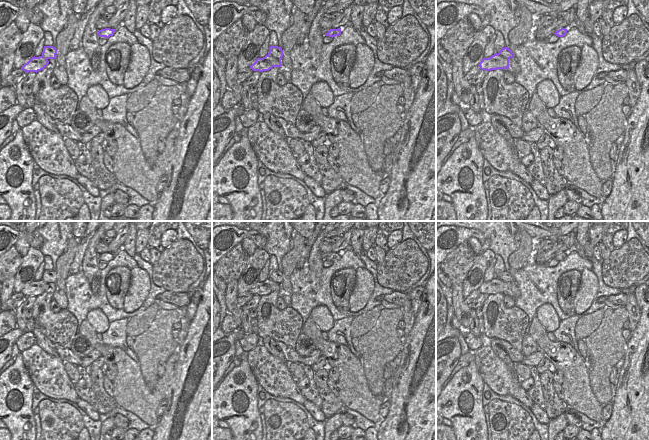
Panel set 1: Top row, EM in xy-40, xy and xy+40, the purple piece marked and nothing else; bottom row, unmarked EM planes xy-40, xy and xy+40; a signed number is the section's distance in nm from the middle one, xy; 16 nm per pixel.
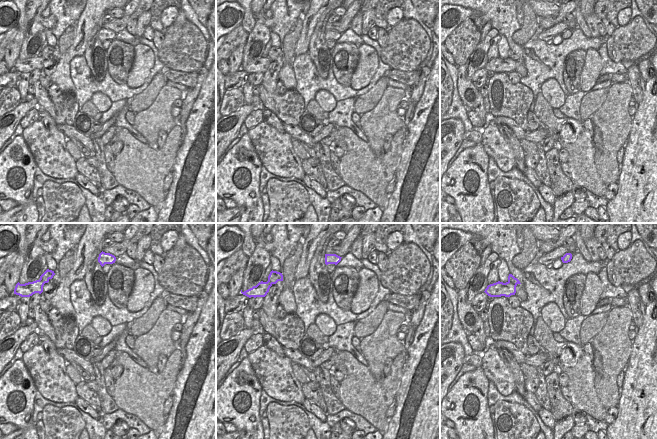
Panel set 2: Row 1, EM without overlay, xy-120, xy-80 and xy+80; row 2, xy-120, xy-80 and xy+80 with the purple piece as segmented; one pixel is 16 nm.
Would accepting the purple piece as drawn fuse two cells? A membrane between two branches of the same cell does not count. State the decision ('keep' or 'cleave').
cleave

